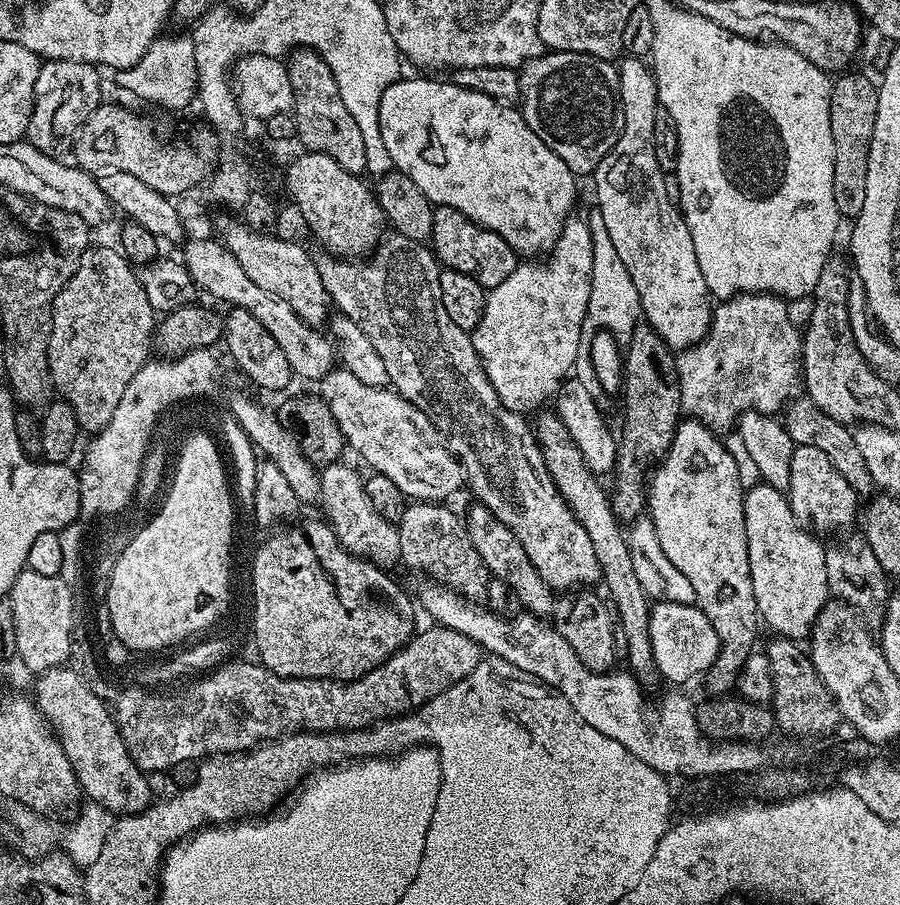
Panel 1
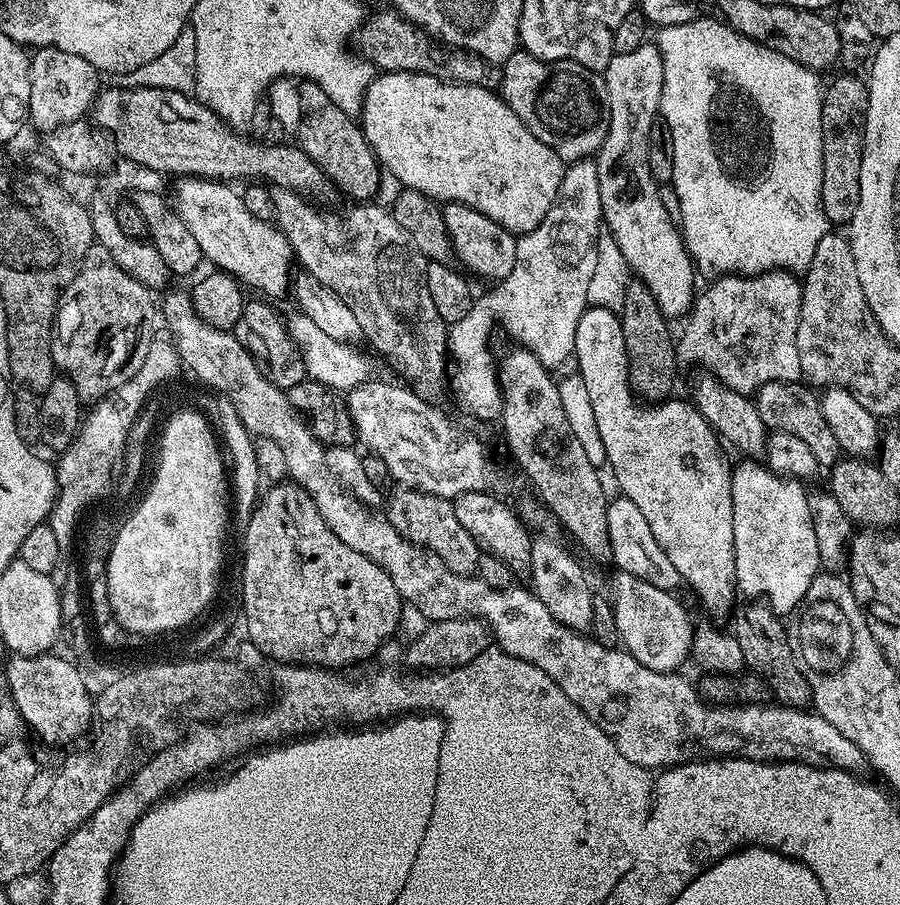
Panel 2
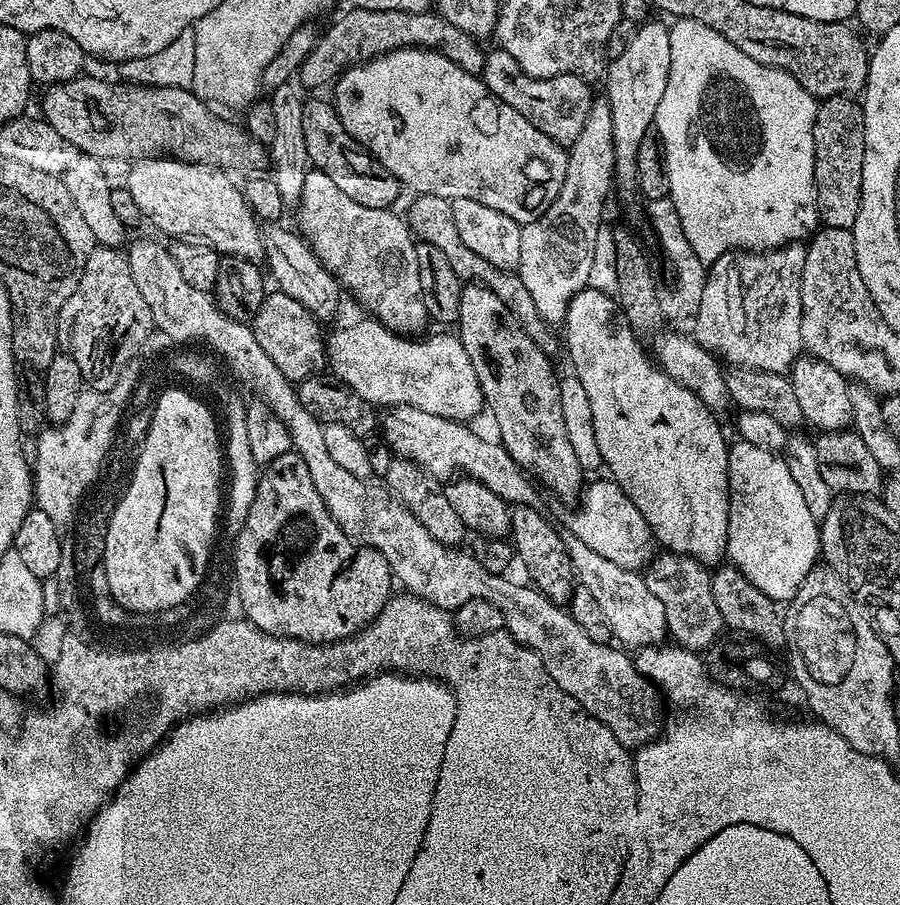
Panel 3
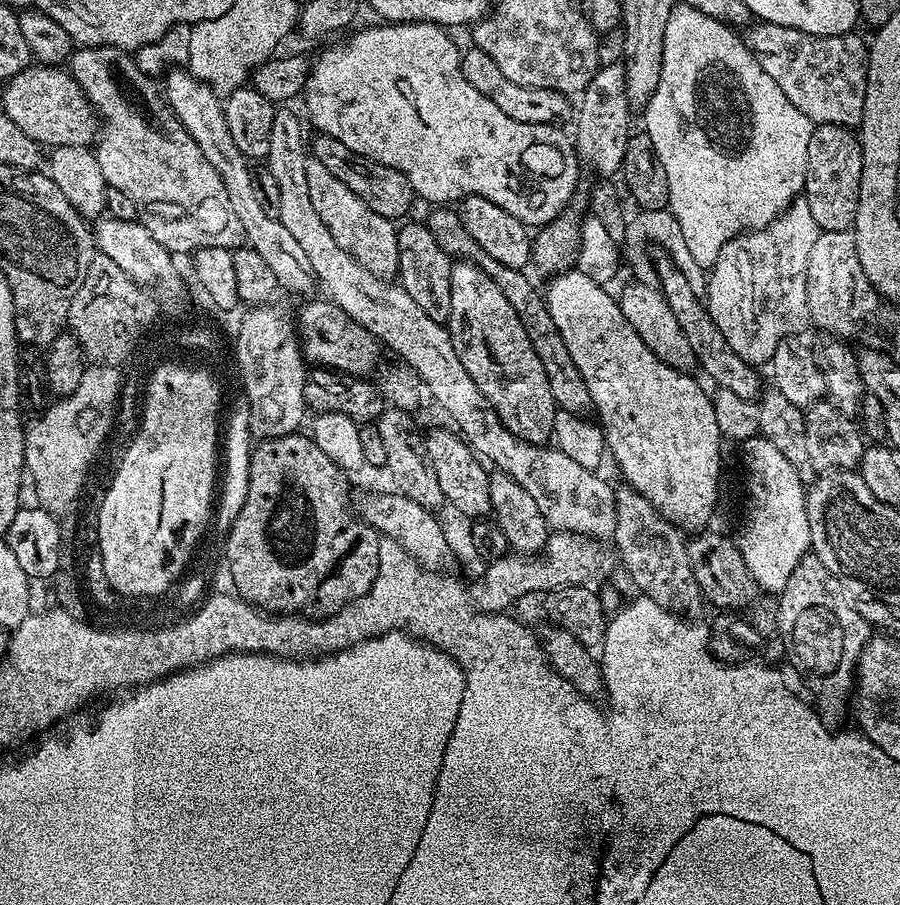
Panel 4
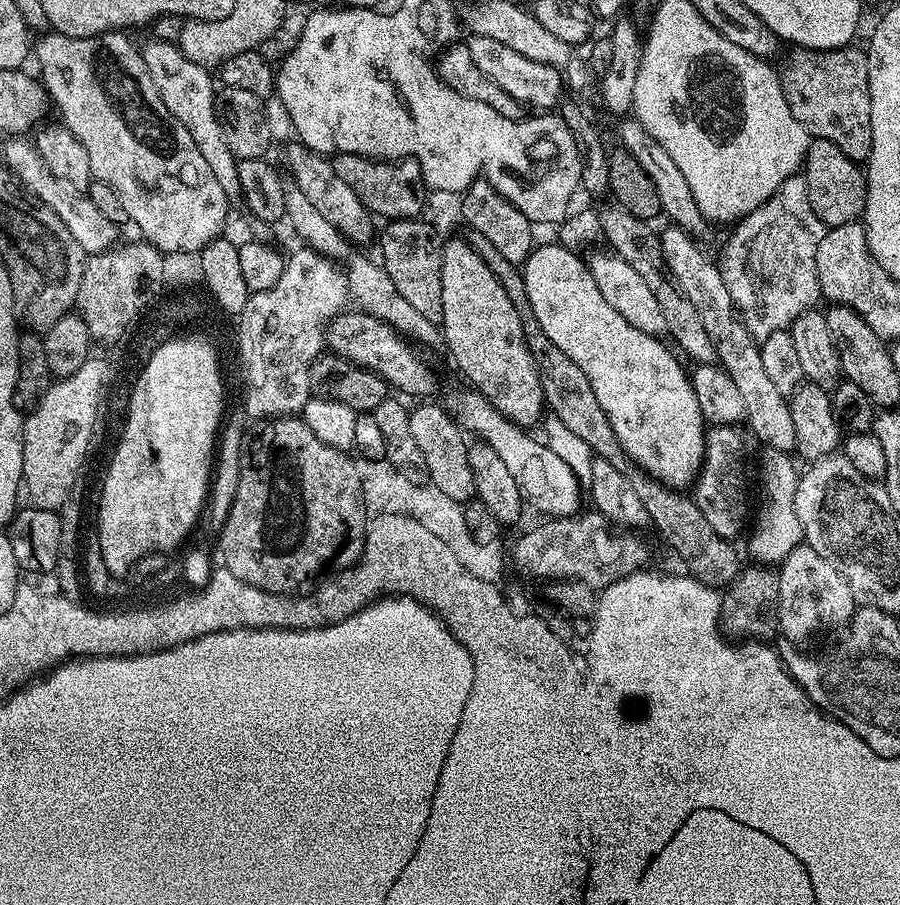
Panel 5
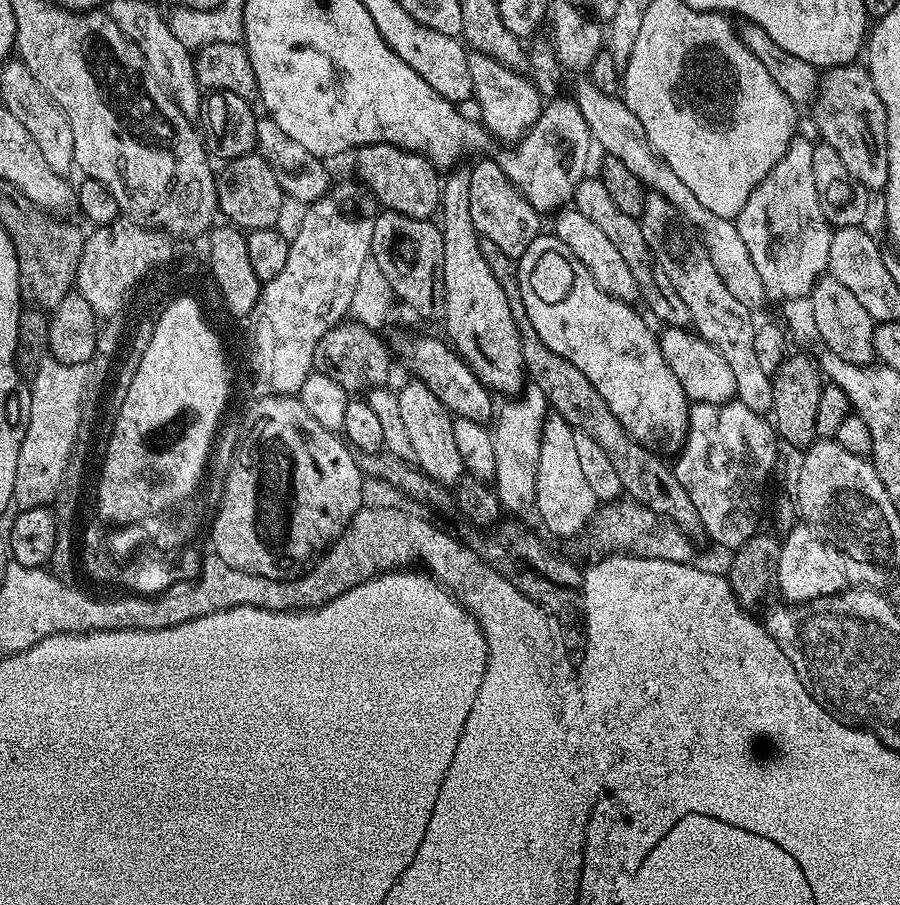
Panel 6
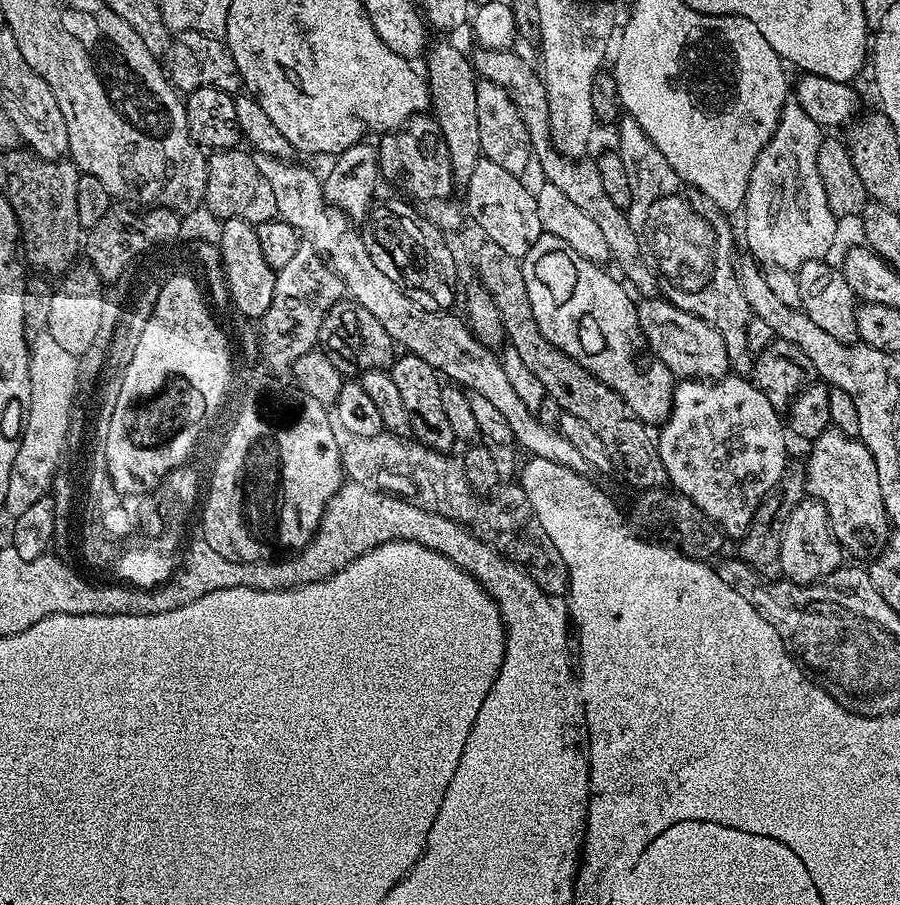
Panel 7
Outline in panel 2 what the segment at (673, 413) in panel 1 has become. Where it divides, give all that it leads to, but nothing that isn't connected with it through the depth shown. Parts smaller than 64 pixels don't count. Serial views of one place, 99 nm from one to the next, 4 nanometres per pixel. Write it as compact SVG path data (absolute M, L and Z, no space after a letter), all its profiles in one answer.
M629 279L626 286L626 298L618 309L622 326L622 342L626 342L626 358L628 359L628 380L632 390L644 402L659 402L669 399L676 388L676 340L674 332L668 329L669 317L658 310L658 302L654 302L654 294L646 290L641 280Z

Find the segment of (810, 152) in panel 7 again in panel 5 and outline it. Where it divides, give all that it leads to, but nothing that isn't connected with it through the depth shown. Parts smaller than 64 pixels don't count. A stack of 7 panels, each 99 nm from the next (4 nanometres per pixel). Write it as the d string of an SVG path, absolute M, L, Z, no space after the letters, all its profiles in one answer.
M797 174L786 178L765 204L732 230L718 267L741 320L757 342L763 342L770 334L791 329L803 312L811 312L821 303L816 259L826 225L814 214L808 184Z

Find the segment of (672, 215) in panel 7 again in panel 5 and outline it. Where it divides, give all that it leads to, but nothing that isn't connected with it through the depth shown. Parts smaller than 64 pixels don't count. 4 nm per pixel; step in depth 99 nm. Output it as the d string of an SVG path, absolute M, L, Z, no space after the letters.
M668 226L665 232L659 233L659 238L667 271L674 277L674 283L690 298L690 302L694 302L698 318L702 318L702 326L712 340L716 360L726 370L726 374L730 374L734 386L738 386L742 394L746 424L756 431L756 436L764 443L765 449L773 448L791 453L796 447L796 439L789 397L784 396L782 390L776 389L766 375L766 369L762 366L760 344L750 334L740 313L736 311L736 303L730 298L730 290L726 290L726 282L717 261L711 260L683 228Z

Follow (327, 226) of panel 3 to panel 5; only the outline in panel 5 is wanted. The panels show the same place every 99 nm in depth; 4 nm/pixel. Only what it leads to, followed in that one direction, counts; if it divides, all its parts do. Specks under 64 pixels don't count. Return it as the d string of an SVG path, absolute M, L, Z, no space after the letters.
M293 142L284 152L284 160L288 163L287 175L294 179L294 187L302 190L302 194L306 194L306 199L310 201L318 214L322 214L322 218L326 218L326 222L330 222L340 232L341 236L353 245L373 243L374 228L372 232L372 223L374 217L358 198L358 194L354 194L354 190L350 190L350 186L346 186L346 182L342 182L342 178L338 178L338 174L334 174L332 169L332 161L327 155L315 152L314 149L306 147L306 145Z

